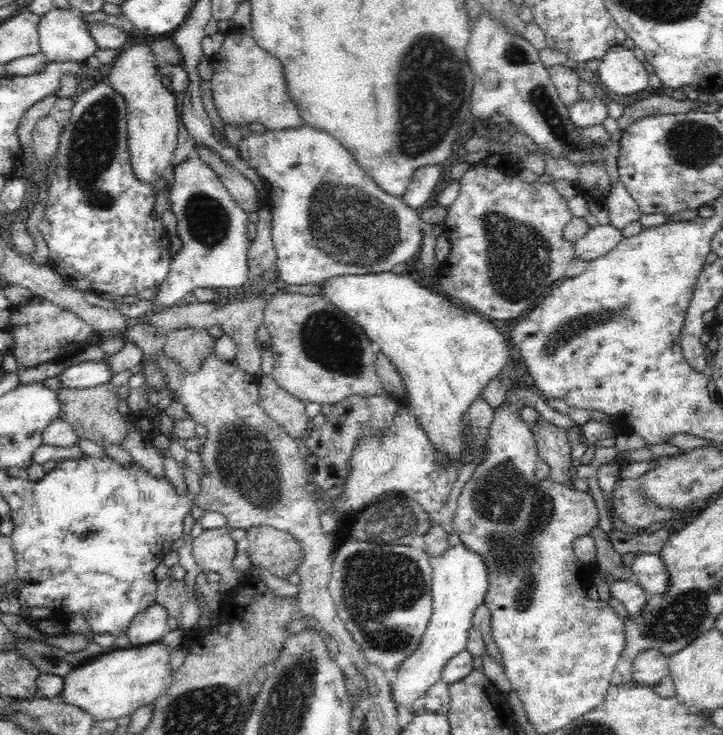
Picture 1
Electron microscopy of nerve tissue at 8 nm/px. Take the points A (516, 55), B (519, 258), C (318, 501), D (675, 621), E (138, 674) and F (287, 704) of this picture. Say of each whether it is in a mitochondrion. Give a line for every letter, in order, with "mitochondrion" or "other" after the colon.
A: mitochondrion
B: mitochondrion
C: other
D: mitochondrion
E: other
F: mitochondrion

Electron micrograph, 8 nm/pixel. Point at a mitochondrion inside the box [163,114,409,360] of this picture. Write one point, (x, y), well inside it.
(348, 224)

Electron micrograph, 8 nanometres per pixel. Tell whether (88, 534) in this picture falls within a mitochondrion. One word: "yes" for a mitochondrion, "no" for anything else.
yes

